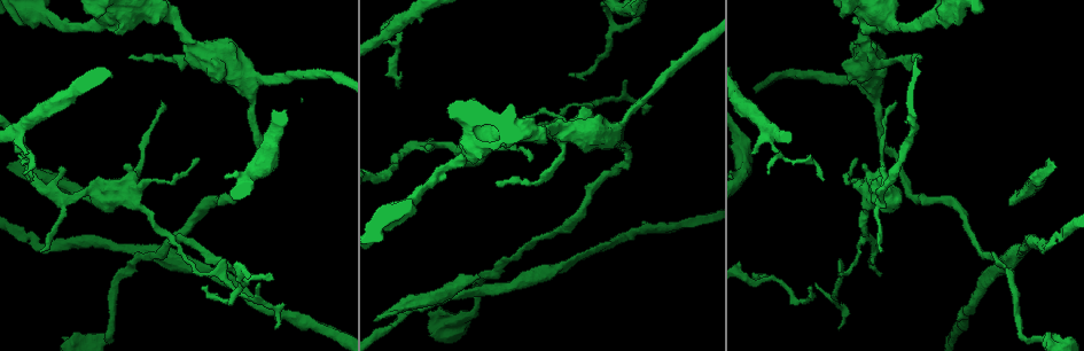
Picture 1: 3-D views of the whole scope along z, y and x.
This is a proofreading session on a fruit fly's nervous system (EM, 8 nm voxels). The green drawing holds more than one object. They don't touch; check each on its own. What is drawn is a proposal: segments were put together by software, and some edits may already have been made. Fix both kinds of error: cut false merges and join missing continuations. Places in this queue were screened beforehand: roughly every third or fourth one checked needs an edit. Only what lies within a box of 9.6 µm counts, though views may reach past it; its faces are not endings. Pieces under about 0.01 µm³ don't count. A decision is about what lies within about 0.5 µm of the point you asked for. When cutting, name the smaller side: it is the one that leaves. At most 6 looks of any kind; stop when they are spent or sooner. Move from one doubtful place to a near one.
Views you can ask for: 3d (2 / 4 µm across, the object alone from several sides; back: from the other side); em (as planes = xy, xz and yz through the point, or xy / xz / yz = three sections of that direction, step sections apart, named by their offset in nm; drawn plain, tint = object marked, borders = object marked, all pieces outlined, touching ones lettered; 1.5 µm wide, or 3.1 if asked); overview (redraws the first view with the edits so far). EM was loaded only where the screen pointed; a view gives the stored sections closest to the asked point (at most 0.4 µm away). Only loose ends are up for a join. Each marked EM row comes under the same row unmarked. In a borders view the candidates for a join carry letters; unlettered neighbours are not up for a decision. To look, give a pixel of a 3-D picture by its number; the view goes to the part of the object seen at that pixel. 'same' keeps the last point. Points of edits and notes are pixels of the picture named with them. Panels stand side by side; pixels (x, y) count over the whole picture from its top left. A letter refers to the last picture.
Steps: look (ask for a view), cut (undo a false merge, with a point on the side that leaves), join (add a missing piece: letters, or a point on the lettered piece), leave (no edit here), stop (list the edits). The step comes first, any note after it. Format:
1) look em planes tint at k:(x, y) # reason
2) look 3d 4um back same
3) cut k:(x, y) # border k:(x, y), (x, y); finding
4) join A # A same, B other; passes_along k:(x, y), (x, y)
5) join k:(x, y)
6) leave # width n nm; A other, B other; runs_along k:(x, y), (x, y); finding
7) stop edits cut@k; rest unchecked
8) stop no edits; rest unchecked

look em planes borders at 1:(99, 337)

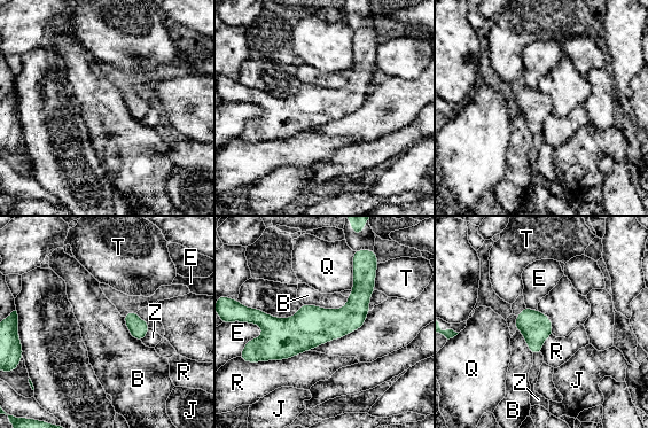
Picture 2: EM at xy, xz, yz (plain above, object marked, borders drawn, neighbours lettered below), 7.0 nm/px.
leave # longest_contact R 400 nm; B other, E other, J other, Q other, R other, T other, Z other; continuous, no second cell

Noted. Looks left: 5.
look em xy step 8 tint at 1:(754, 278) # an open end

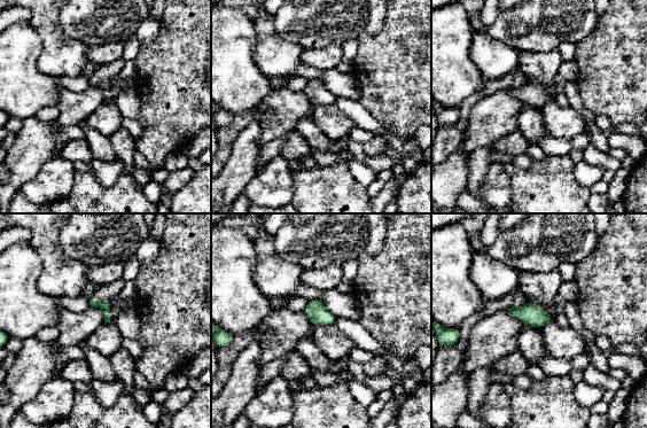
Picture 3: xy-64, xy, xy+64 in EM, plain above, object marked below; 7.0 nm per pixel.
look em xy step 8 borders same # see the neighbours

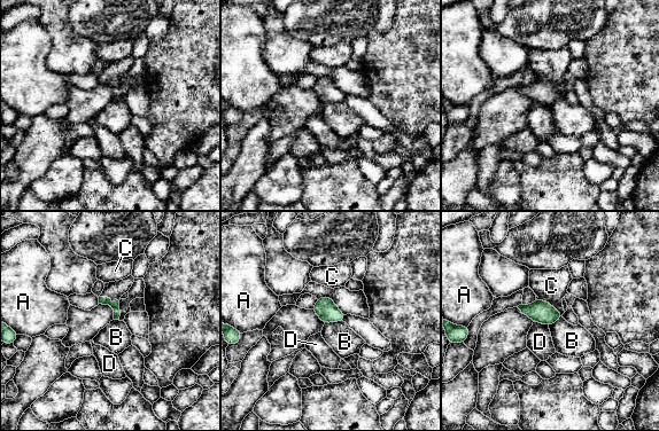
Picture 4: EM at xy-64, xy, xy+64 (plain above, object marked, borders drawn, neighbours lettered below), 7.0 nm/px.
leave # A other, B other, C other, D other; border 4:(342, 321), (332, 321), (324, 324); no lettered piece goes on from it

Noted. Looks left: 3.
look em planes borders at 1:(879, 202) # sharp bend

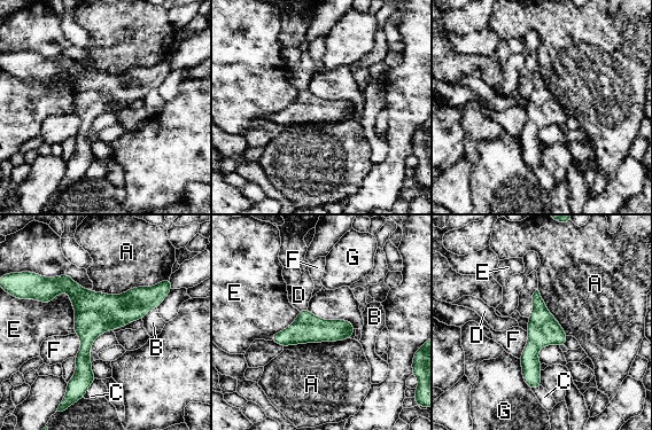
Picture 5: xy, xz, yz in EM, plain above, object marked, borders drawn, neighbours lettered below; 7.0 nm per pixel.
leave # width 200 nm; A other, B other, C other, D other, E other, F other, G other; all the same cell

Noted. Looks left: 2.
stop no edits; rest unchecked

